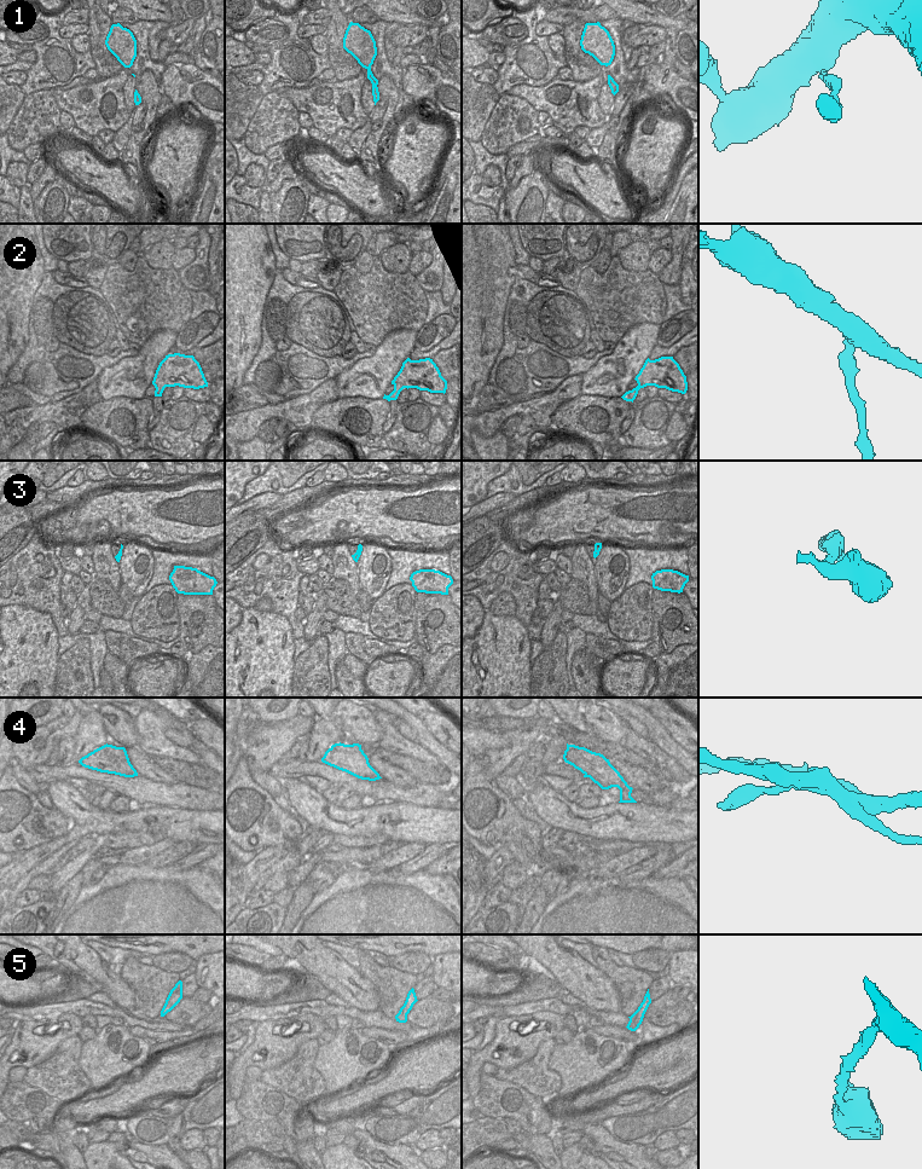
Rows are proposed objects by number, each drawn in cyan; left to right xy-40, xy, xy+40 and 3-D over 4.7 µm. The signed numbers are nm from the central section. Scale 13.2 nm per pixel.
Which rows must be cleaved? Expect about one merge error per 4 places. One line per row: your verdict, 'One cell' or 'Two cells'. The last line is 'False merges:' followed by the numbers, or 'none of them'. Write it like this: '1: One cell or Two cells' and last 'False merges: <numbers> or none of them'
1: One cell
2: One cell
3: One cell
4: Two cells
5: One cell
False merges: 4.

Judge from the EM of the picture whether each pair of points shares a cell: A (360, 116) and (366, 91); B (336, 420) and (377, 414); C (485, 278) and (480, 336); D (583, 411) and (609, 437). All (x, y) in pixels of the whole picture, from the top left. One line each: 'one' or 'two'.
A: two
B: one
C: one
D: one

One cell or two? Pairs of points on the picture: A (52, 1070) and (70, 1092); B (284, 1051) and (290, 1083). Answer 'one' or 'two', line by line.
A: one
B: two

